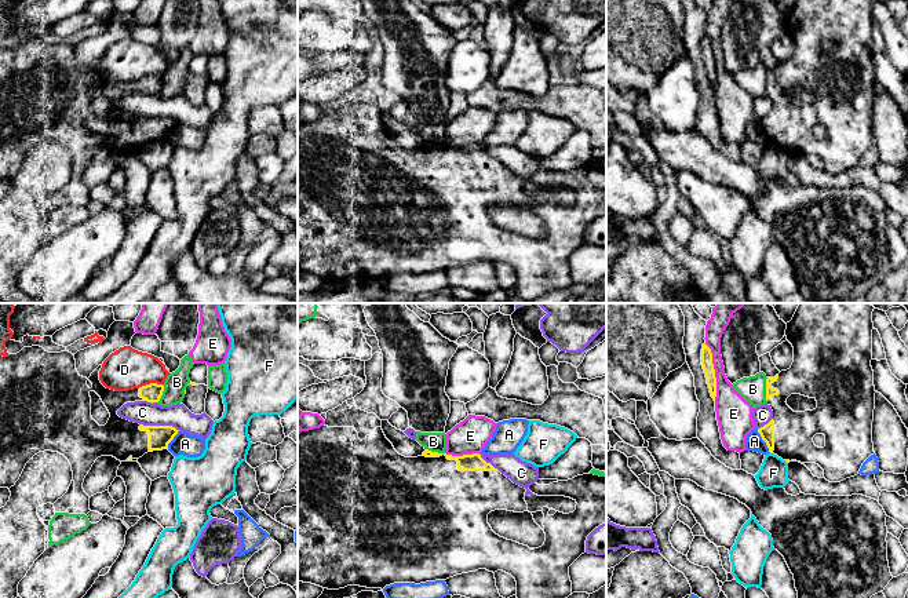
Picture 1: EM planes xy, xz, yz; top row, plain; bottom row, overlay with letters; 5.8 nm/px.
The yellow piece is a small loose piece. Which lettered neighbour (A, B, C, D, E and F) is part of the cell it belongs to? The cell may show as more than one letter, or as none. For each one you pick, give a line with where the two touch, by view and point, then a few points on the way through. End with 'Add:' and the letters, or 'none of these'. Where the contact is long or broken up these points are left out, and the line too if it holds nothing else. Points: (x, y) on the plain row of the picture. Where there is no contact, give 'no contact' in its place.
Add: none of these

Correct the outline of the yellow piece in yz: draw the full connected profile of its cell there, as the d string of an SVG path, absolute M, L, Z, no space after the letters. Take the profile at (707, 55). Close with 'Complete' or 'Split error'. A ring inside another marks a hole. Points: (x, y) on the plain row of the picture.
M704 34L701 40L701 56L707 69L707 76L711 84L711 88L715 92L716 88L716 69L715 69L715 61L712 55L712 44L711 40Z. Complete

